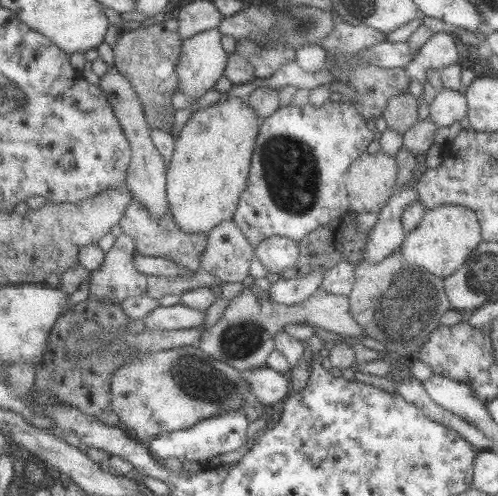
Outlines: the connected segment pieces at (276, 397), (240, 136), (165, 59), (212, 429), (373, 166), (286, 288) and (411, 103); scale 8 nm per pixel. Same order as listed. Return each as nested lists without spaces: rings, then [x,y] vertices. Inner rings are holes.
[[[268,366],[256,367],[242,373],[249,390],[258,402],[276,404],[292,393],[292,382],[288,374],[278,372]]]
[[[222,96],[214,105],[204,110],[197,110],[185,124],[175,141],[174,154],[167,168],[167,201],[173,221],[182,232],[188,234],[208,235],[224,220],[233,218],[250,175],[254,148],[258,140],[261,122],[246,98]]]
[[[166,17],[149,27],[138,27],[134,31],[119,34],[112,47],[115,56],[114,67],[131,81],[152,130],[160,129],[170,133],[174,128],[176,110],[173,108],[171,97],[179,86],[176,64],[182,45],[177,20]]]
[[[227,410],[225,413],[216,414],[190,428],[174,432],[162,432],[149,442],[148,447],[153,456],[160,461],[167,458],[178,458],[182,463],[188,460],[188,462],[201,464],[204,460],[209,461],[220,454],[234,452],[241,446],[250,443],[246,435],[248,426],[250,426],[250,420],[246,419],[246,414]]]
[[[366,150],[363,156],[360,156],[358,160],[354,160],[345,178],[349,201],[351,202],[350,212],[379,213],[384,208],[384,205],[395,195],[395,191],[398,190],[397,175],[398,166],[395,156],[386,155],[382,150],[370,155]]]
[[[320,267],[300,278],[281,278],[279,281],[272,283],[268,292],[272,300],[286,304],[286,306],[292,306],[303,300],[308,300],[312,294],[320,289],[324,277],[325,270]]]
[[[409,92],[397,94],[388,100],[388,108],[384,110],[382,118],[391,130],[403,136],[416,122],[419,122],[418,109],[419,98]]]

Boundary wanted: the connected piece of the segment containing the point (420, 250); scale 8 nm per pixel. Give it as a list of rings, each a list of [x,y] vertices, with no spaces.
[[[442,204],[427,209],[420,224],[407,232],[400,250],[410,267],[424,269],[428,278],[445,279],[467,264],[472,252],[482,242],[481,226],[473,210],[460,204]]]

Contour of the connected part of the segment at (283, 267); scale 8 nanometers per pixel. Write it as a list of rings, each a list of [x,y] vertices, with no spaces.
[[[271,237],[262,241],[254,250],[255,257],[269,272],[285,272],[288,268],[294,268],[302,256],[299,244],[285,237]]]

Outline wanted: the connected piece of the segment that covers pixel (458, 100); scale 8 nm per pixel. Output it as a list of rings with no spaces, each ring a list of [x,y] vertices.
[[[441,89],[435,94],[430,106],[430,120],[437,127],[452,126],[468,113],[468,102],[464,90]]]

